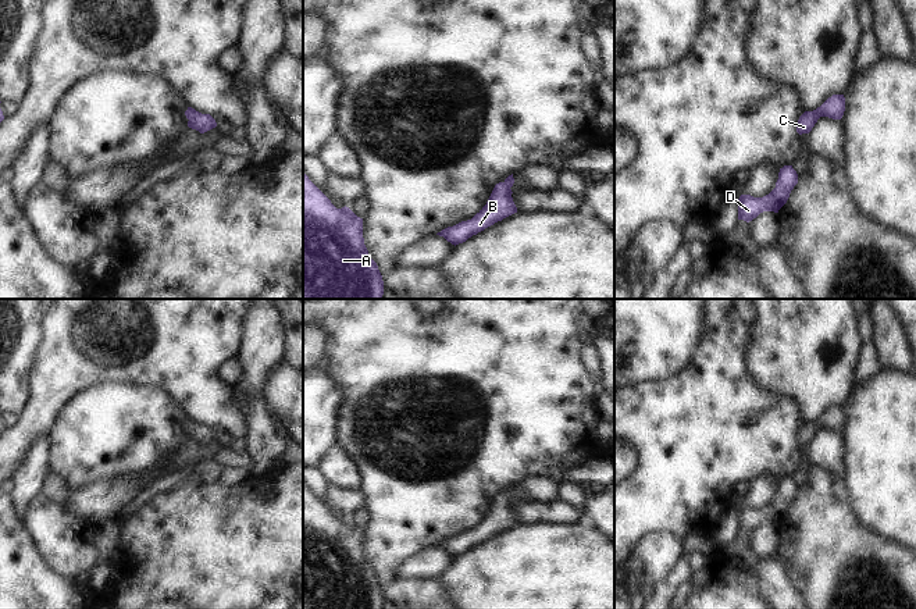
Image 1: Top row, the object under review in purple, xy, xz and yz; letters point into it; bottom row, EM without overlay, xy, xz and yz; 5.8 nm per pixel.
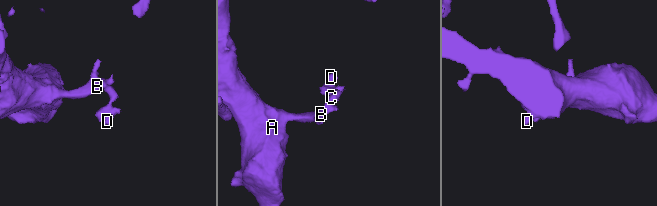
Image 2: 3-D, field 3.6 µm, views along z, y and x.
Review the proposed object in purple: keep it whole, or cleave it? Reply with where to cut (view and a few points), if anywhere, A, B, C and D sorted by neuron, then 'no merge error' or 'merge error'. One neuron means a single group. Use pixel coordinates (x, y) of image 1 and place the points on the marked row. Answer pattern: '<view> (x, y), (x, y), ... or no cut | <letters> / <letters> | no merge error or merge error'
no cut | A B C D | no merge error

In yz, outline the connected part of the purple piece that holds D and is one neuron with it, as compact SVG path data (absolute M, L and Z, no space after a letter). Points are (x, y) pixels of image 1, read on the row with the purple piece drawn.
M792 165L780 168L776 188L763 197L753 197L751 195L741 195L738 199L738 220L746 222L756 218L763 211L778 210L787 203L791 190L798 184L798 174Z

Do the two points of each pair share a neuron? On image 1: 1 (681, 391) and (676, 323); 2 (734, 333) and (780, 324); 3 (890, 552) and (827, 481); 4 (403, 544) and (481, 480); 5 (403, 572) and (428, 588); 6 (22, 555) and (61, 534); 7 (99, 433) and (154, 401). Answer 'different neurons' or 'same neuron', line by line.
1: different neurons
2: different neurons
3: same neuron
4: same neuron
5: different neurons
6: different neurons
7: same neuron

